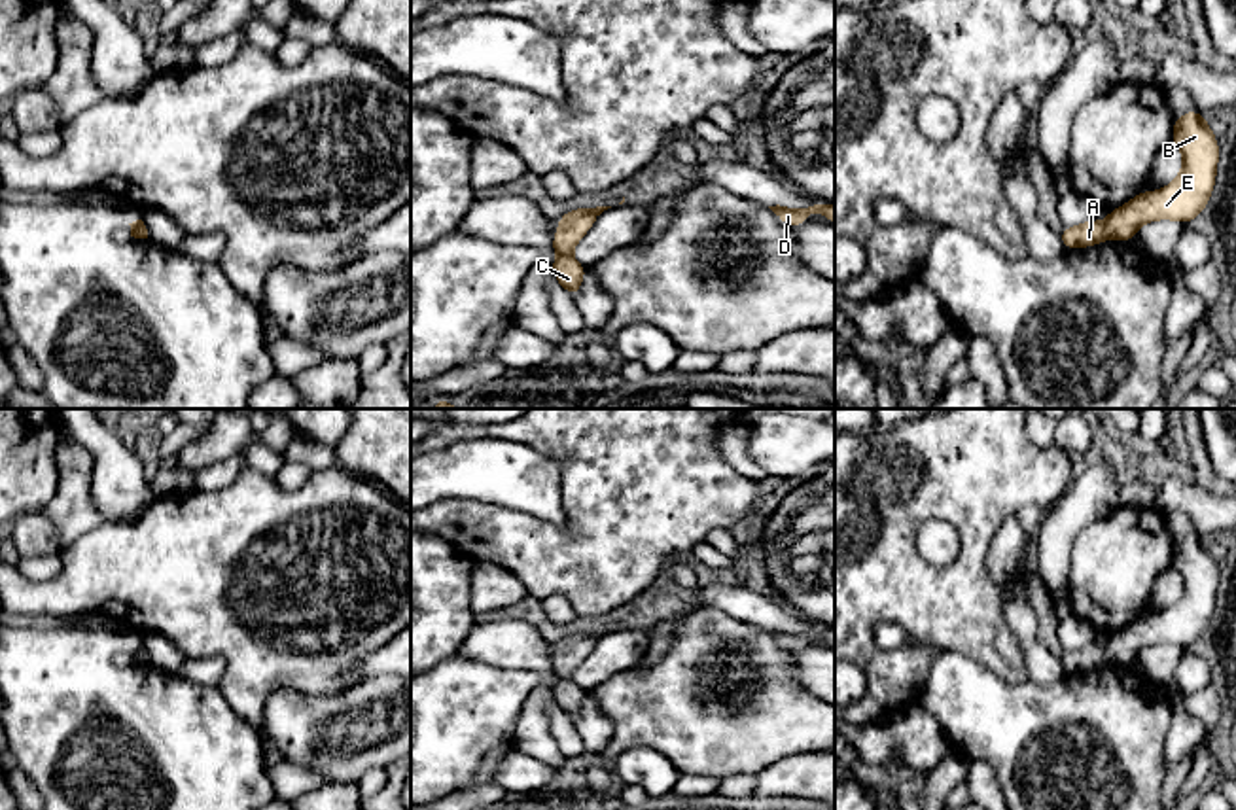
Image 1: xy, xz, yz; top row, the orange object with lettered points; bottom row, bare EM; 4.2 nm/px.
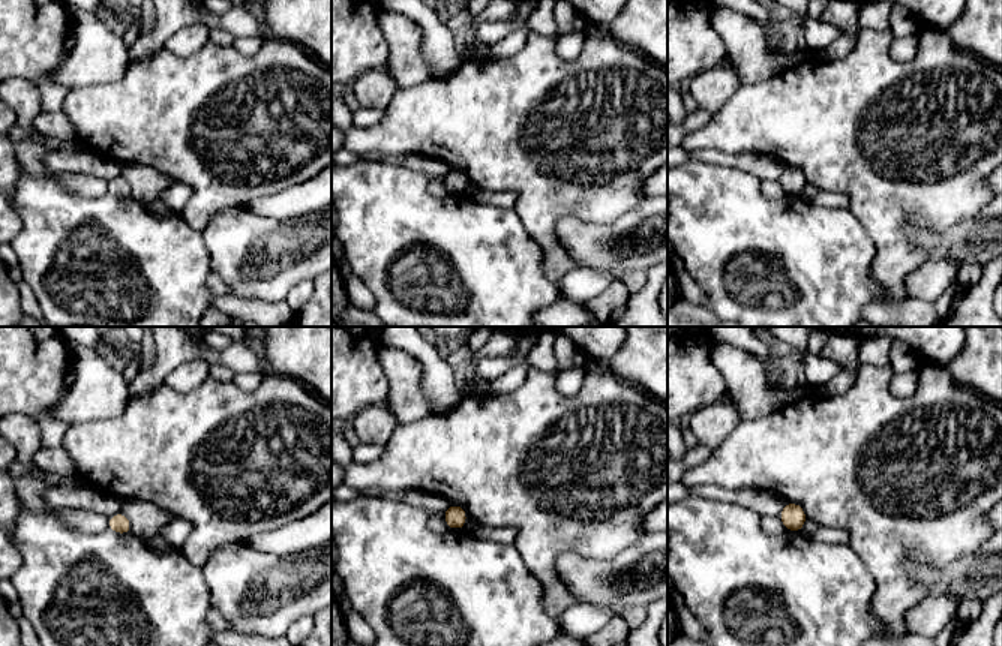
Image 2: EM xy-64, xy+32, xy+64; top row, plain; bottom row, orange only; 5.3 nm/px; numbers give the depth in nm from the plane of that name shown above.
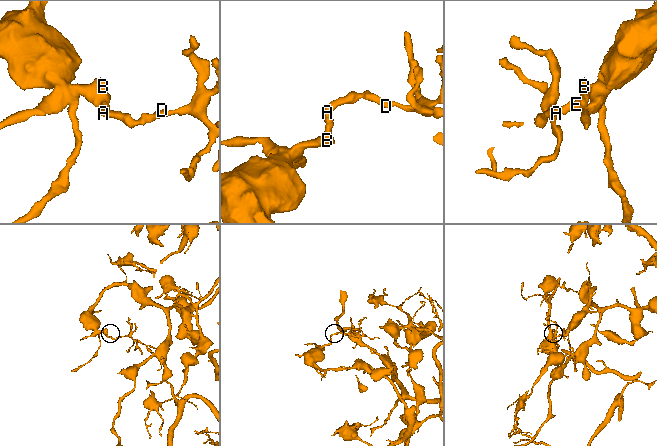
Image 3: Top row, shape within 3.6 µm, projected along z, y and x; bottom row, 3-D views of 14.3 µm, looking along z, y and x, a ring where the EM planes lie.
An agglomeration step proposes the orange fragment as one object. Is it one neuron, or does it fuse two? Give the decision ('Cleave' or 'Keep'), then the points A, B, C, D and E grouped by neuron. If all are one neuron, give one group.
Cleave. Groups: A D / B C E

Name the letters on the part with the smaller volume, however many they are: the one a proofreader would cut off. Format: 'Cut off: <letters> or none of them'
Cut off: A, D

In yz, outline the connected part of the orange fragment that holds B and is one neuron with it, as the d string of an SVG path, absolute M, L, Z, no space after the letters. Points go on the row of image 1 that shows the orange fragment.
M1196 108L1175 117L1172 142L1181 150L1183 168L1158 191L1141 191L1130 202L1109 210L1107 238L1128 242L1143 223L1175 220L1191 223L1210 202L1219 161L1219 144Z

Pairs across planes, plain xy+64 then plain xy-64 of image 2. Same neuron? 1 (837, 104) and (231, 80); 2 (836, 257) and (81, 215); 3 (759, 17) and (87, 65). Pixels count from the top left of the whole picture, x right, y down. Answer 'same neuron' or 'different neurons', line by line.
1: same neuron
2: same neuron
3: same neuron

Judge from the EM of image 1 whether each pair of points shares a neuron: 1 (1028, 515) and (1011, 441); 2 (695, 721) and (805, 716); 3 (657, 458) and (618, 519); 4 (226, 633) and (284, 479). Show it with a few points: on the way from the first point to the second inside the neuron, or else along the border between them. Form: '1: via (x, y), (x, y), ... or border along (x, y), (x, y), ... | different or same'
1: border along (1040, 510), (1024, 506), (1015, 513) | different
2: via (722, 721), (778, 718) | same
3: via (642, 474), (642, 487), (631, 504) | same
4: border along (313, 470), (296, 489), (281, 489), (271, 479) | different

